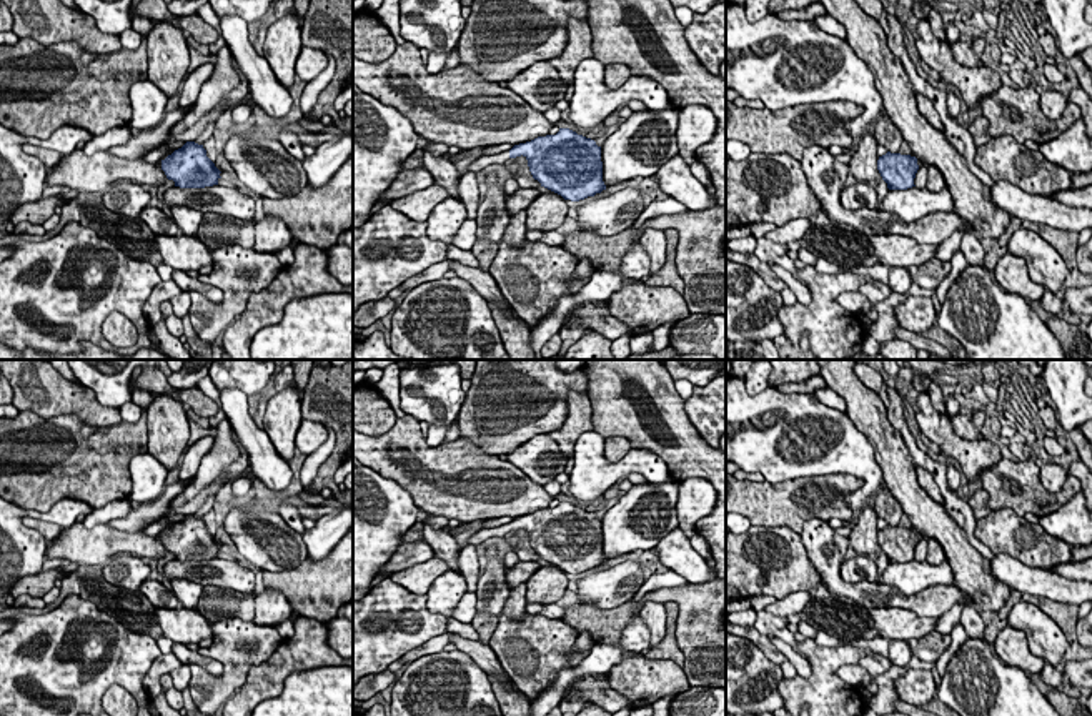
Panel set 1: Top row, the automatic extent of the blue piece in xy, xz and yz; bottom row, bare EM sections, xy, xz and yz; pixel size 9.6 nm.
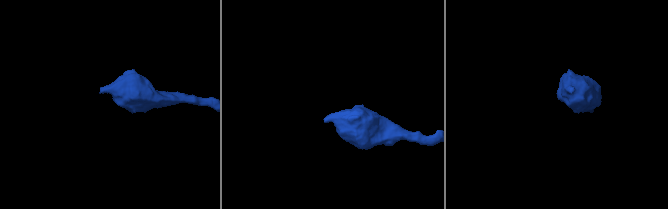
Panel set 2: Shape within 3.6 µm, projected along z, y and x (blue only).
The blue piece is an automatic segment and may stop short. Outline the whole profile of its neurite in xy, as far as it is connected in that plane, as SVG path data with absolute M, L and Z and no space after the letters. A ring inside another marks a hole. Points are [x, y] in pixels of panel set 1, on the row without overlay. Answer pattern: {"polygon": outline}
{"polygon": "M186 515L181 521L161 533L161 543L180 561L213 559L221 551L221 544L206 530L203 518L195 515Z"}

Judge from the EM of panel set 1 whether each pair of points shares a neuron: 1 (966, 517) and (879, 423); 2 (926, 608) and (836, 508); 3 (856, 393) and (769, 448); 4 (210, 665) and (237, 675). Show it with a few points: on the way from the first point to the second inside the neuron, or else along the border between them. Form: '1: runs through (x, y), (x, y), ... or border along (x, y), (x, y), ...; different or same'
1: border along (893, 427), (916, 465); different
2: border along (828, 523), (809, 518), (799, 533); different
3: border along (846, 412), (869, 443); different
4: border along (188, 663), (197, 663), (215, 676), (223, 673); different

